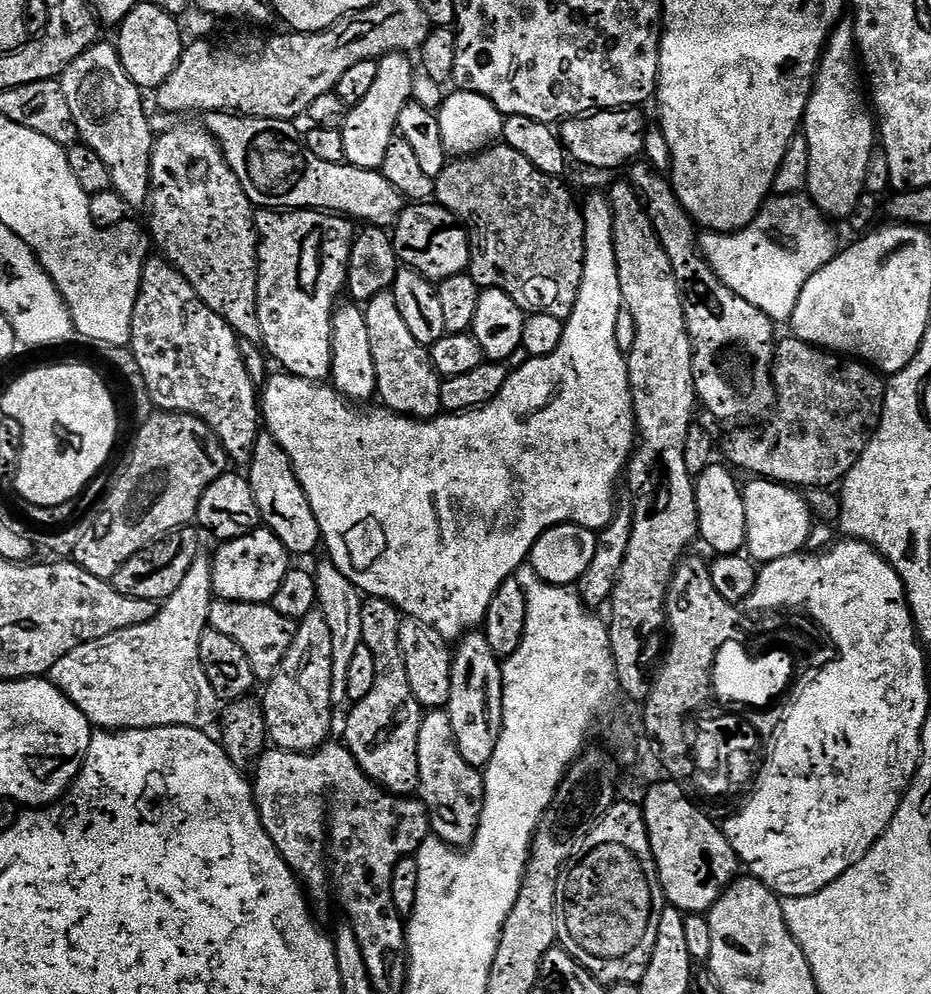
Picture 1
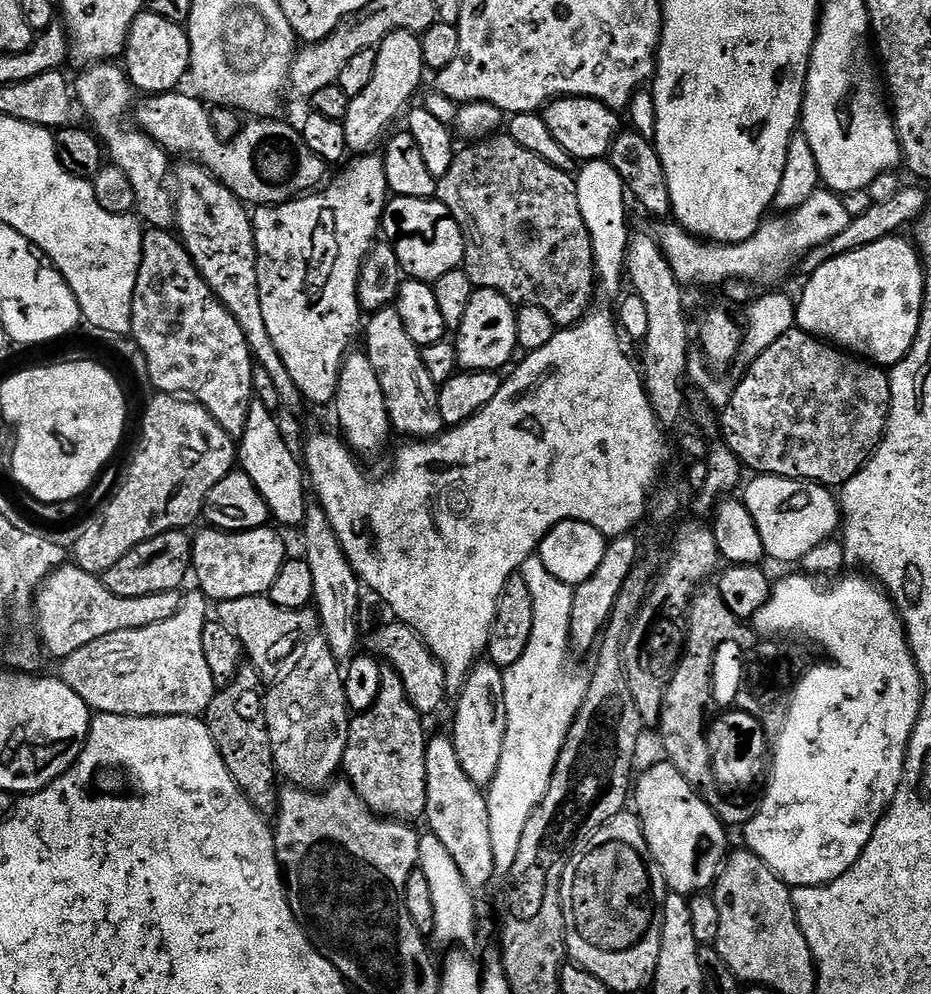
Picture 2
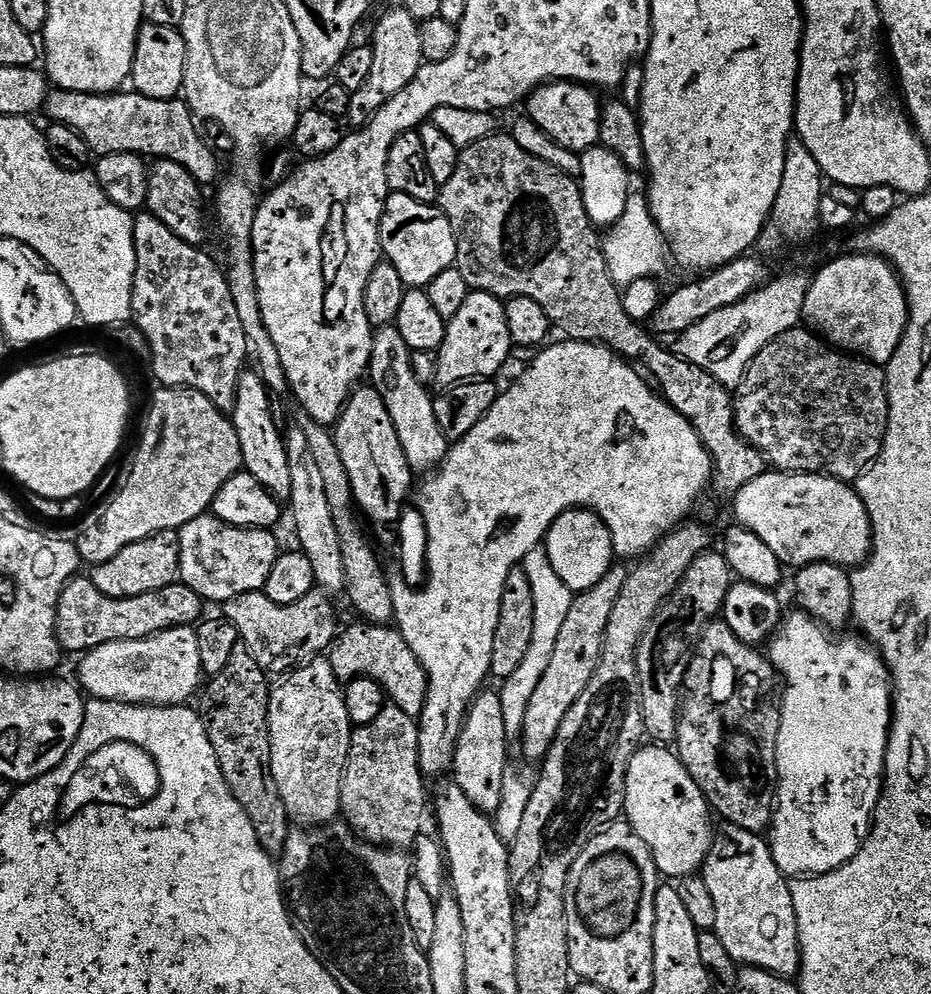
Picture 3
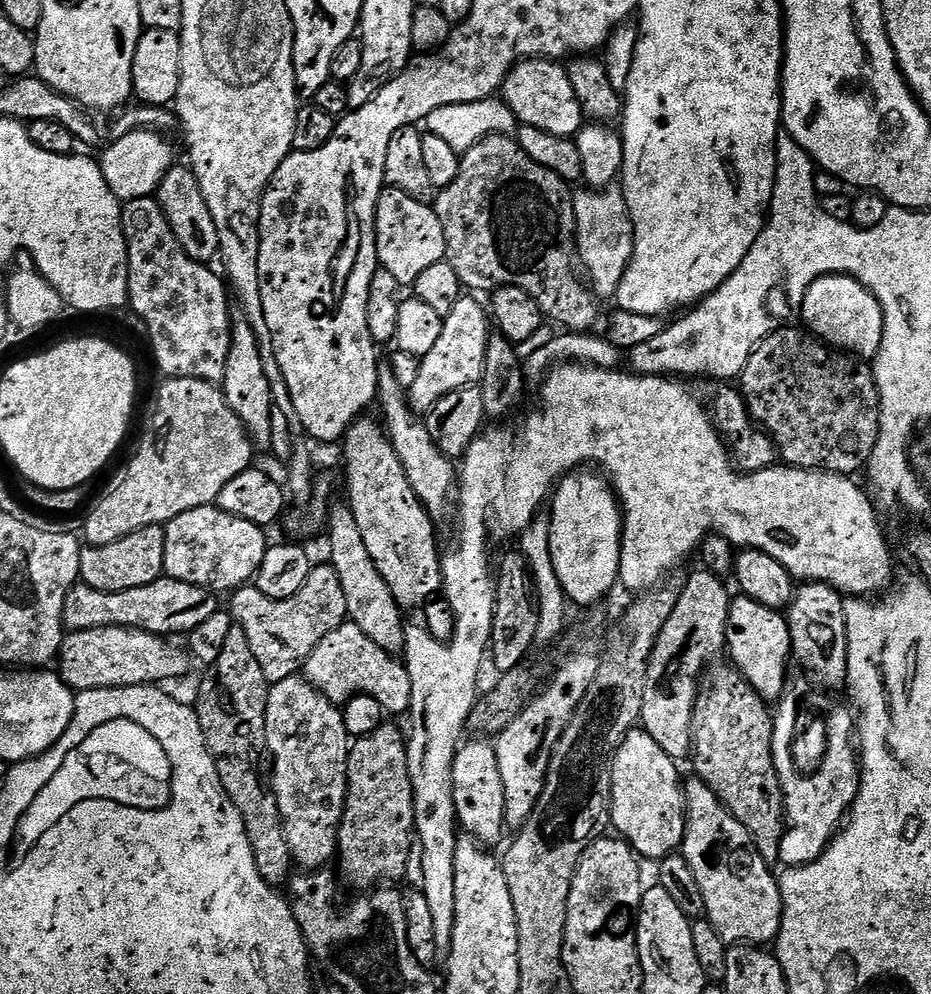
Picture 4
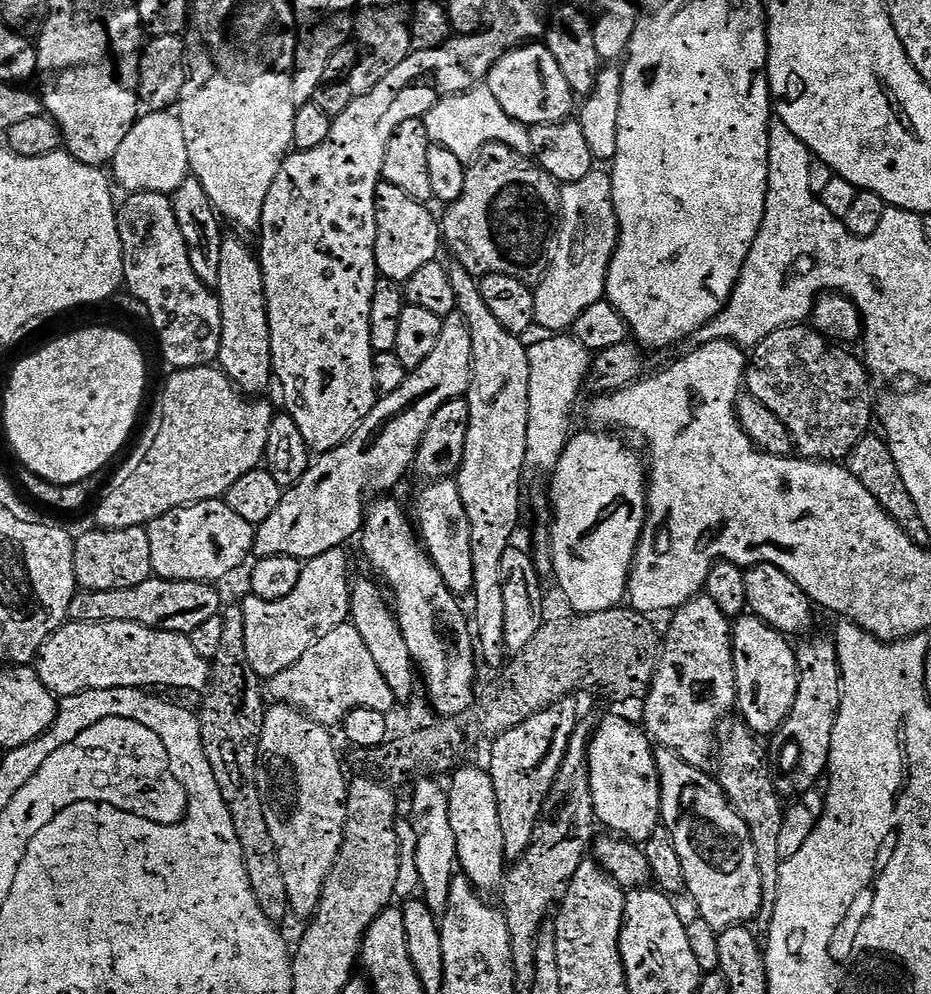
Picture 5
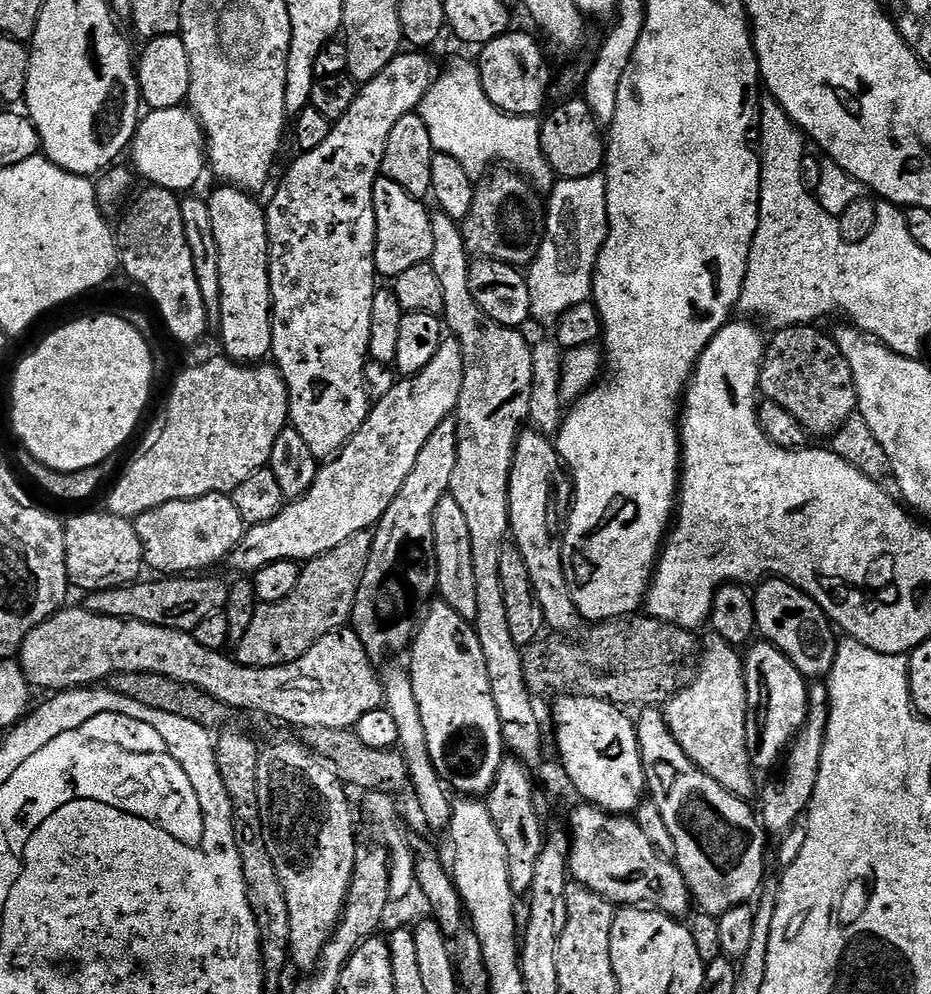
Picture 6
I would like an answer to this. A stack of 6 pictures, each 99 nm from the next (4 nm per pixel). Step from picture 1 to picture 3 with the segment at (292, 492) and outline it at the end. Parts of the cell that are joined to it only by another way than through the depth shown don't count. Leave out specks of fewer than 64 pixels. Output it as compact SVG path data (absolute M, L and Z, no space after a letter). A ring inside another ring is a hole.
M255 370L242 371L236 386L236 400L230 409L230 419L238 434L238 442L242 446L244 459L242 468L277 500L284 502L290 494L290 466L282 428L280 432L275 418L272 417L272 403L274 403L273 397L264 385L260 373Z

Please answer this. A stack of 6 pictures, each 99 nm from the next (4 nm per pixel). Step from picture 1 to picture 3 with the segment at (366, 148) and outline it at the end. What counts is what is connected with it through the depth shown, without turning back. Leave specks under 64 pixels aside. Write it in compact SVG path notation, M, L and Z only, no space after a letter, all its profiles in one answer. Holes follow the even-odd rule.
M395 6L389 8L389 12L381 14L380 21L377 22L376 29L372 32L370 47L374 56L374 64L370 66L370 78L366 78L366 82L362 82L360 89L351 93L352 101L348 107L346 120L347 123L352 123L352 126L363 126L367 124L373 114L375 114L386 101L392 98L394 94L401 92L401 90L414 79L422 63L420 54L420 24L409 12Z

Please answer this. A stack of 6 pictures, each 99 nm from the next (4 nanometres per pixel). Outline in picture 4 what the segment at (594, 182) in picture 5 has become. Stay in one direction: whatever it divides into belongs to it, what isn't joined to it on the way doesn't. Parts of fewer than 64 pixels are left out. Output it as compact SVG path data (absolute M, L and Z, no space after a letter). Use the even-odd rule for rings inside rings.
M609 186L599 190L583 191L577 191L572 197L576 219L576 254L592 291L601 301L607 302L615 297L622 282L622 274L632 257L632 219L628 213L624 193L619 187Z

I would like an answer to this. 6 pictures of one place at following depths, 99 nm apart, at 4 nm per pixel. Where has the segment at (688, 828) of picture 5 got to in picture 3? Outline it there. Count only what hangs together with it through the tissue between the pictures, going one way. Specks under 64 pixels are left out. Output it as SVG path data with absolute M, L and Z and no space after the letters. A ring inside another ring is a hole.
M729 827L728 856L705 855L702 865L702 881L713 899L716 915L715 934L737 965L749 968L763 968L781 978L792 978L800 971L799 941L796 938L795 916L792 910L792 894L785 877L772 861L767 843L759 835L744 832L738 827Z

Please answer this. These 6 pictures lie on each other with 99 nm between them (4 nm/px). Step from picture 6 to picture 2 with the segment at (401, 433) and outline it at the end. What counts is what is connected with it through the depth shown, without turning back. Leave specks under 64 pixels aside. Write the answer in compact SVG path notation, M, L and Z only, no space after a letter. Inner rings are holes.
M477 288L470 298L470 306L466 306L466 314L462 314L462 322L455 333L457 365L465 372L499 373L503 364L513 363L512 355L518 352L516 342L516 313L511 300L489 288Z

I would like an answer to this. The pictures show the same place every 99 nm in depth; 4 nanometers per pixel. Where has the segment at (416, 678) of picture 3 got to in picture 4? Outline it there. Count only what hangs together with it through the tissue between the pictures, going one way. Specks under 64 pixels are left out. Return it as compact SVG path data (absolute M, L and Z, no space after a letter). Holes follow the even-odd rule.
M344 621L331 631L311 652L302 668L308 683L318 689L329 701L340 706L355 696L374 698L387 715L404 715L412 705L412 683L407 665L393 653L382 650L371 642L352 621Z

